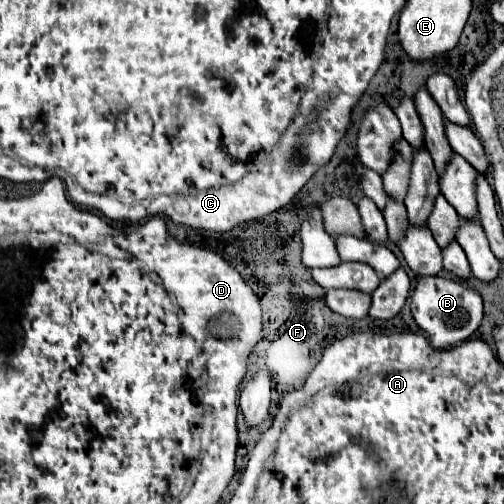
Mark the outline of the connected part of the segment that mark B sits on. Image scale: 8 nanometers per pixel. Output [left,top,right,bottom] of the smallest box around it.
[412,276,482,348]

